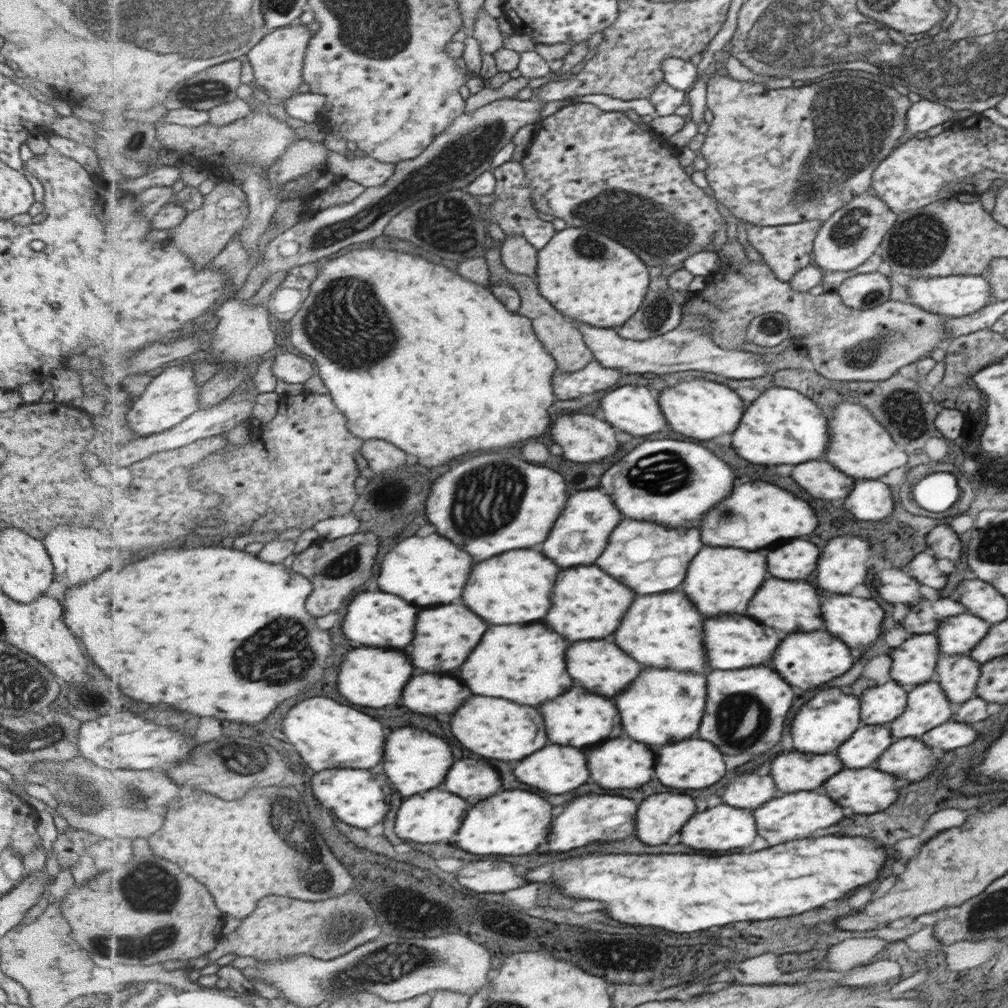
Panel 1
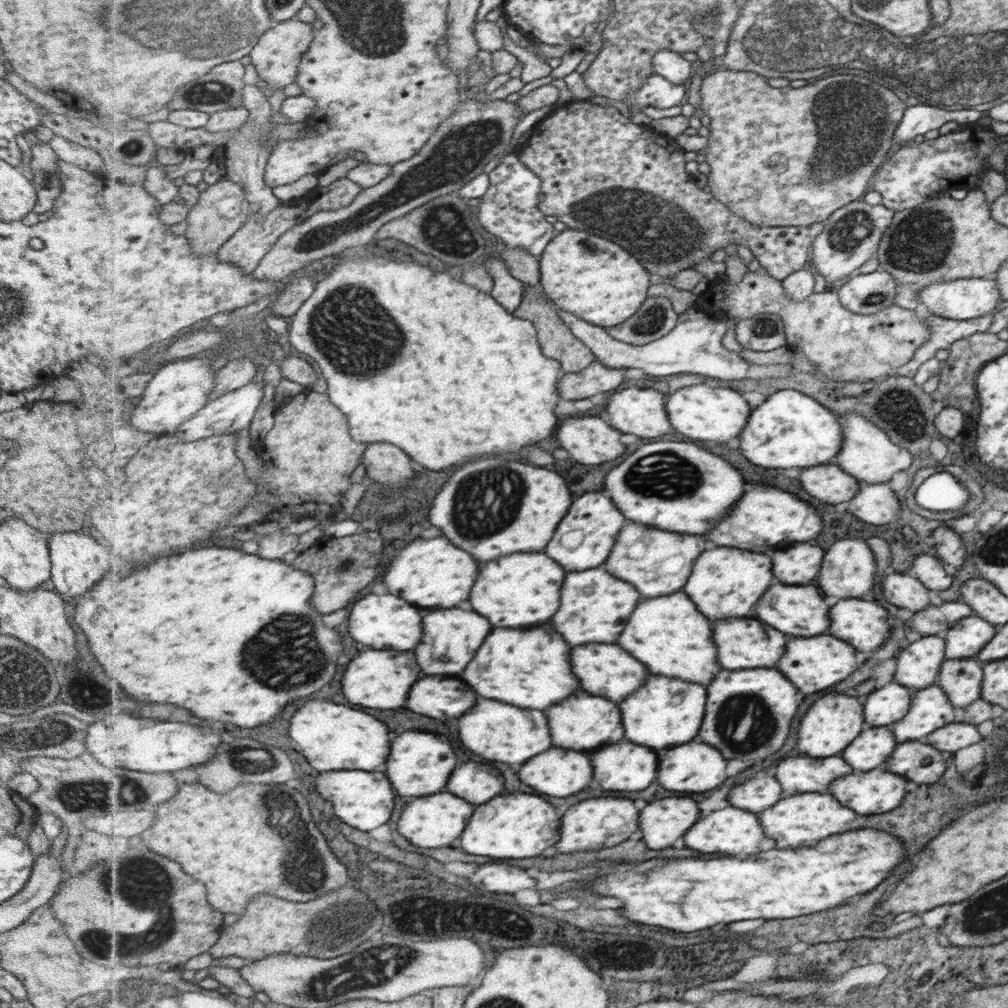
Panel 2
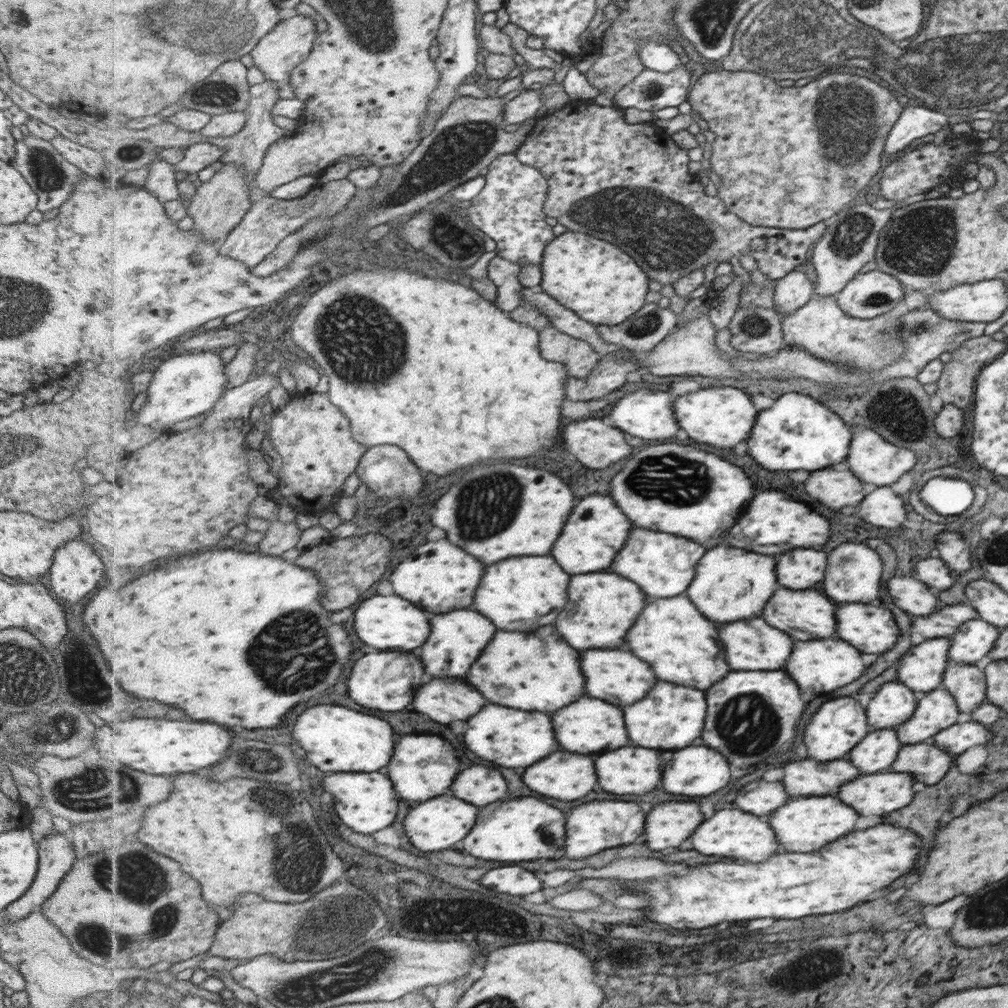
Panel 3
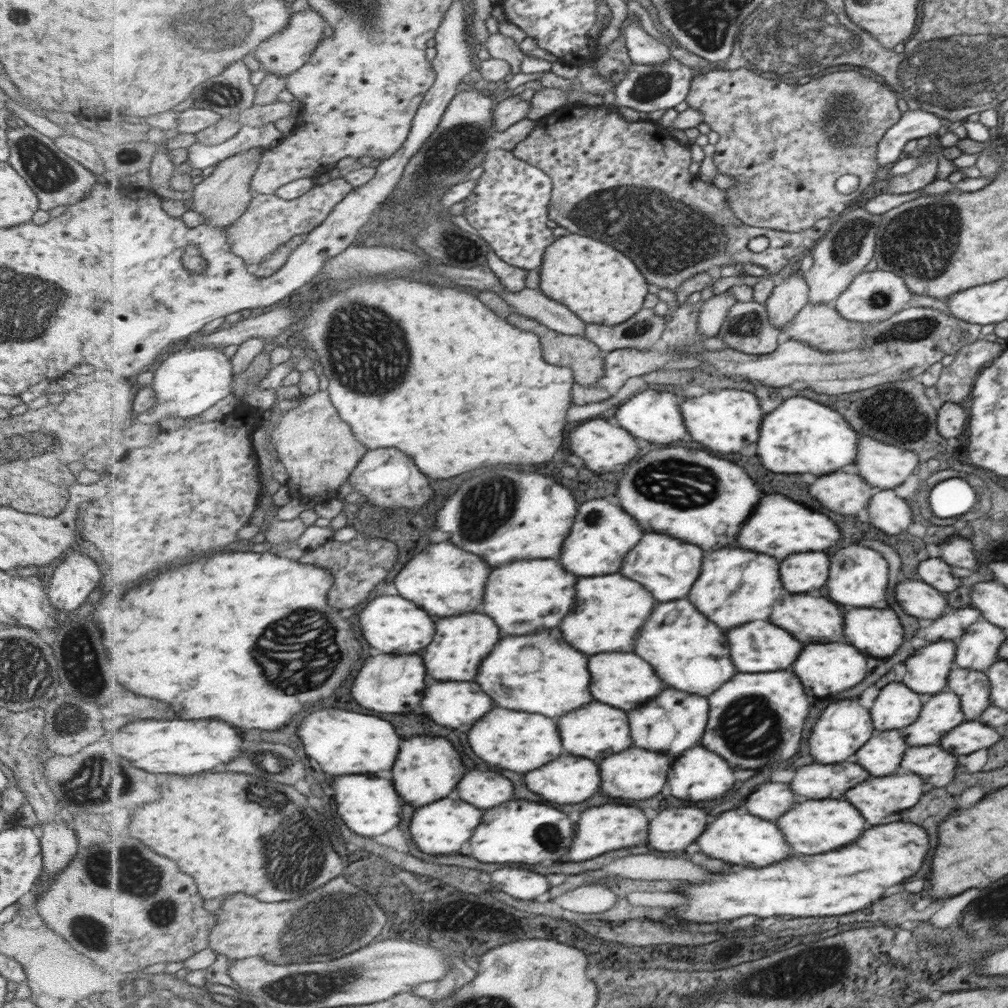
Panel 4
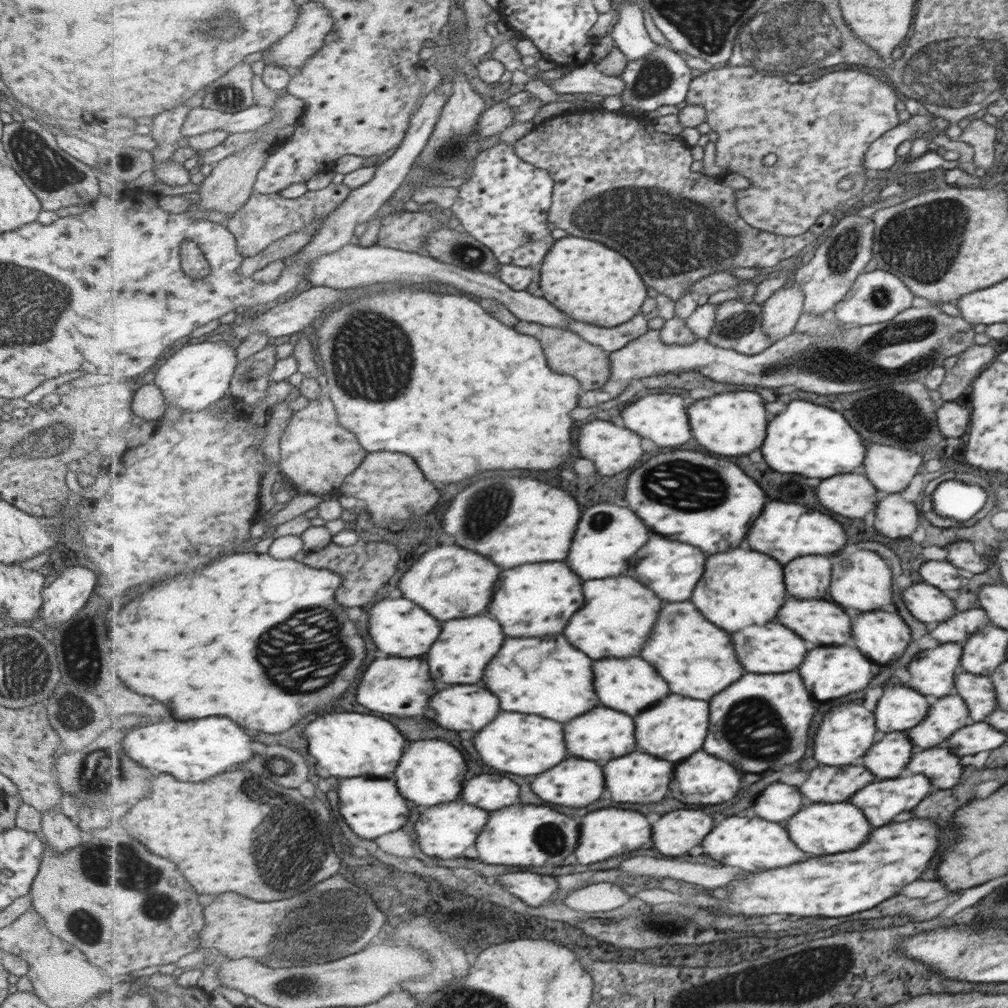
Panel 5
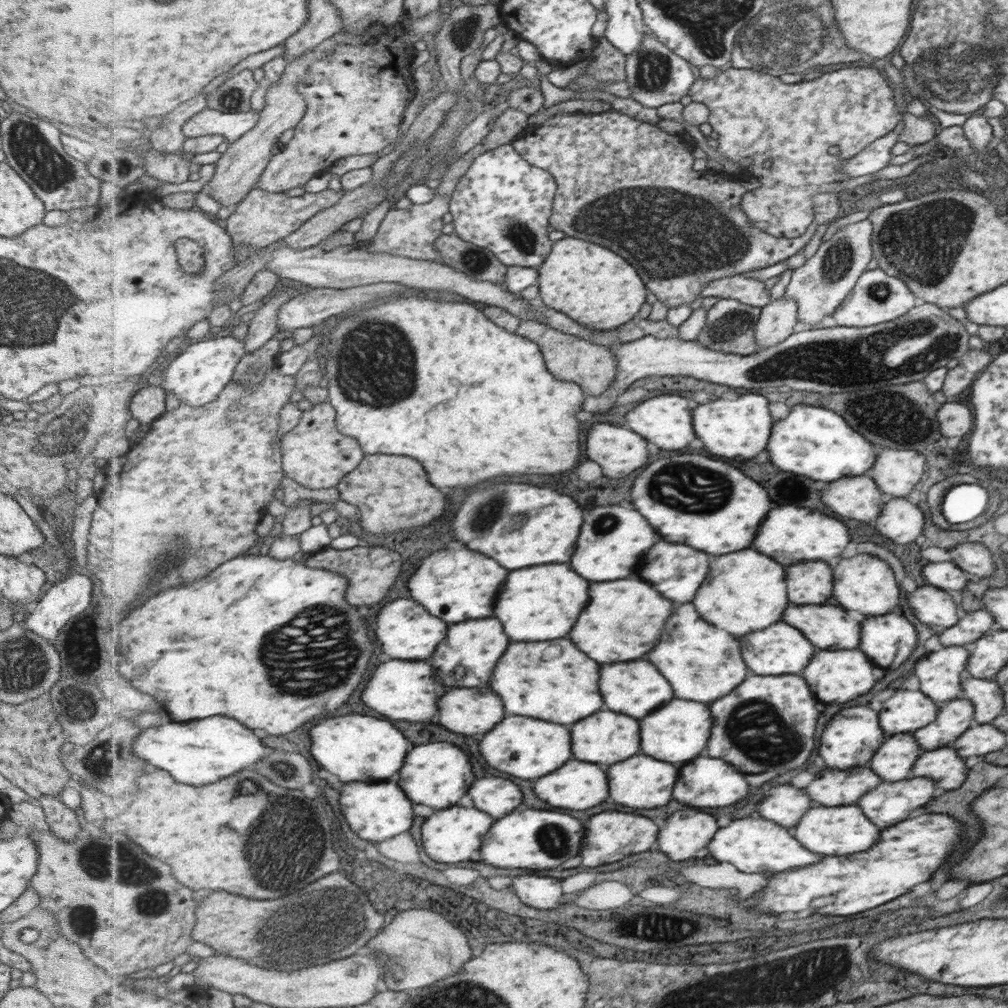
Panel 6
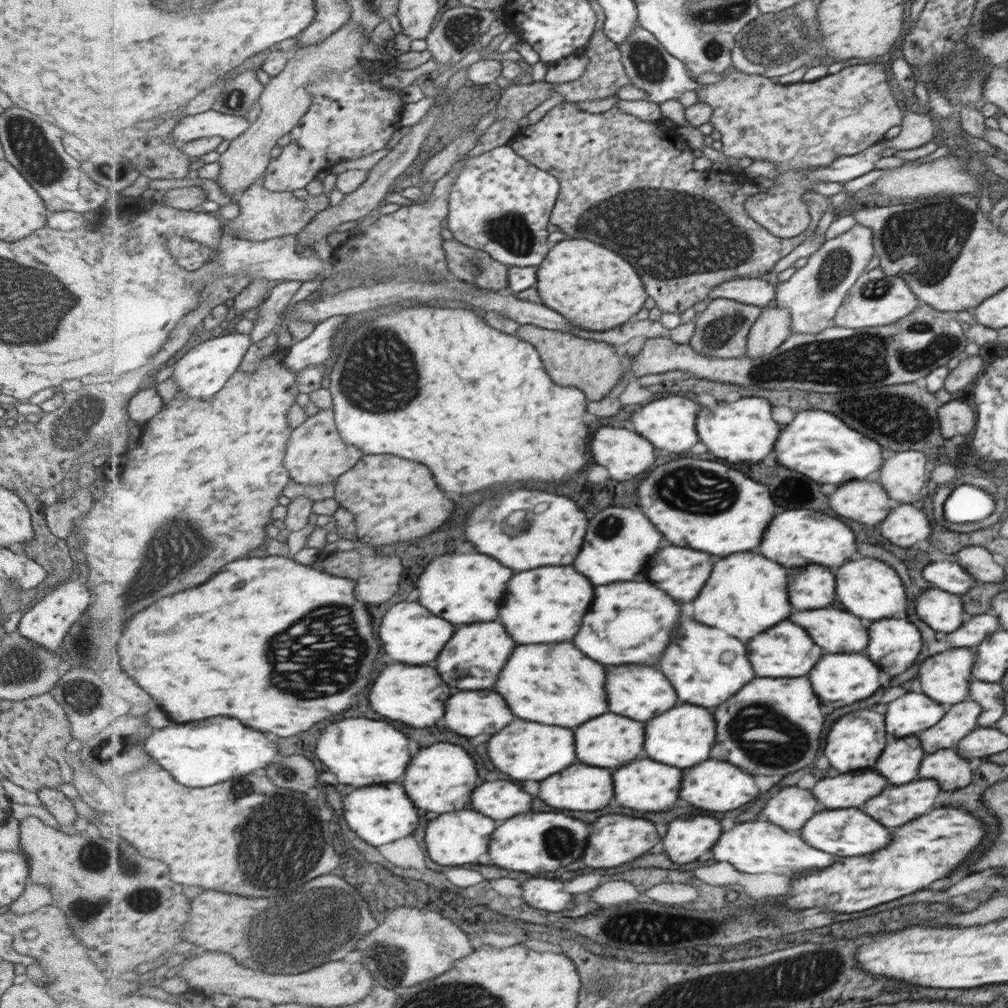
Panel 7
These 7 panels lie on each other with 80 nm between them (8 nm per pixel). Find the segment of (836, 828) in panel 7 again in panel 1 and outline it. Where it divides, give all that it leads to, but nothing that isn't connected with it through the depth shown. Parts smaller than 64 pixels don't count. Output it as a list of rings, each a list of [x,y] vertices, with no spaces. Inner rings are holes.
[[[793,792],[793,794],[785,794],[781,798],[773,798],[771,802],[761,806],[757,810],[753,810],[756,816],[759,834],[765,836],[769,846],[773,844],[783,844],[791,842],[791,840],[799,840],[809,838],[811,834],[815,834],[819,828],[827,828],[831,824],[837,824],[845,814],[843,808],[839,808],[837,804],[833,804],[831,798],[823,796],[823,794],[815,794],[815,792]]]

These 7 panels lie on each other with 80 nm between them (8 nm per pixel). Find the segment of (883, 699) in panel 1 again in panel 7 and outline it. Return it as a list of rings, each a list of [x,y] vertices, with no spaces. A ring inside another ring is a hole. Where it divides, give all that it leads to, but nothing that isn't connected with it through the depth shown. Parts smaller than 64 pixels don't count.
[[[913,691],[887,703],[885,722],[889,722],[889,738],[901,738],[928,729],[941,720],[947,707],[923,693]]]

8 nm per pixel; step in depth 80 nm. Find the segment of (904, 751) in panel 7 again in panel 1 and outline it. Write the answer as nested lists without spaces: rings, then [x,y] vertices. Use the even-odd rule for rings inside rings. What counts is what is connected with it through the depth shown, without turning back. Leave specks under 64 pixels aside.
[[[863,726],[853,738],[849,738],[849,742],[845,742],[845,746],[841,746],[841,750],[837,750],[837,758],[845,762],[845,768],[867,768],[892,743],[887,728]]]

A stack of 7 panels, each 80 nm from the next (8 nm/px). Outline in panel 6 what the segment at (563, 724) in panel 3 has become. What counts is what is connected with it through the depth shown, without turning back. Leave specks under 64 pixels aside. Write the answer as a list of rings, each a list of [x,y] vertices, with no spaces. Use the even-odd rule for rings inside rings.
[[[597,712],[593,718],[585,718],[573,726],[573,754],[583,762],[593,764],[617,764],[629,760],[641,752],[641,724],[627,714],[617,712]]]

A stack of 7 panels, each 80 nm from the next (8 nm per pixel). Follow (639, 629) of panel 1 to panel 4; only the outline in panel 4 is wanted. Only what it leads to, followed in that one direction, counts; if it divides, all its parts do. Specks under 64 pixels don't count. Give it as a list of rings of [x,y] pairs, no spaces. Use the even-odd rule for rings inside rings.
[[[687,598],[677,602],[661,602],[653,610],[635,652],[659,668],[659,674],[667,686],[699,696],[717,692],[737,674],[733,668],[727,634],[715,622],[707,620],[707,616],[701,614]]]

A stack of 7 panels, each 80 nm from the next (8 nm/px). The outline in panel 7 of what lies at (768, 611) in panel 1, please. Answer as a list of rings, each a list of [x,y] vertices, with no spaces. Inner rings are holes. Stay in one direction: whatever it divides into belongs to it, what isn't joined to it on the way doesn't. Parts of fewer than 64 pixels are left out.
[[[805,610],[793,612],[793,618],[789,620],[801,622],[801,626],[813,634],[813,642],[831,654],[863,652],[868,644],[868,629],[865,630],[861,620],[851,613],[841,610]]]

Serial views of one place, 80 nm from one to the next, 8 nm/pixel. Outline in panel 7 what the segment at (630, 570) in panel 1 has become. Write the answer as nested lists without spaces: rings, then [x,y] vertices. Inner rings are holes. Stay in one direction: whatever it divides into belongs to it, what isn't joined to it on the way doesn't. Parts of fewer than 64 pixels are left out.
[[[667,546],[661,550],[661,558],[653,558],[649,580],[667,594],[673,594],[673,598],[693,602],[709,580],[713,564],[715,560],[711,554]]]

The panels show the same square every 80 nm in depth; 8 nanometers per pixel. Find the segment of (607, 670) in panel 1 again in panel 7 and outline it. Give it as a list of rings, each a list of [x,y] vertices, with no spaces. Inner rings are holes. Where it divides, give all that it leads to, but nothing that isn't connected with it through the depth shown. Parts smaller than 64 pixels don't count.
[[[617,666],[609,672],[609,706],[611,712],[647,722],[677,706],[679,698],[673,684],[659,668],[651,666]]]

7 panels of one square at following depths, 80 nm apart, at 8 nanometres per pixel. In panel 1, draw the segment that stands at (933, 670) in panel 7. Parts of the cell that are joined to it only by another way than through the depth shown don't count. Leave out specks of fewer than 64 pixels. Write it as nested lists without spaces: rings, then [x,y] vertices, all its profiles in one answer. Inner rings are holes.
[[[917,634],[891,650],[889,676],[904,688],[924,684],[937,664],[937,637],[935,634]]]

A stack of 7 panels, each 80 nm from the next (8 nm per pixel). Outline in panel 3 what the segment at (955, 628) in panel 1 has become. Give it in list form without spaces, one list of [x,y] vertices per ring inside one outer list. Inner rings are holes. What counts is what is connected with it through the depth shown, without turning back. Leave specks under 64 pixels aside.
[[[968,620],[959,626],[955,634],[949,636],[949,660],[953,660],[953,663],[975,665],[983,656],[989,656],[998,636],[995,626],[983,620]]]

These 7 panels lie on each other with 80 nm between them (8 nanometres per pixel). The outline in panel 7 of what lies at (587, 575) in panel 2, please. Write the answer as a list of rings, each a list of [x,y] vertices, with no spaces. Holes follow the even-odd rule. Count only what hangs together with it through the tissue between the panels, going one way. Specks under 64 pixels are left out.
[[[617,582],[613,586],[597,586],[593,614],[585,618],[585,626],[581,626],[581,634],[577,634],[575,644],[581,646],[581,652],[601,664],[653,666],[671,644],[671,634],[679,626],[681,614],[681,604],[651,582]]]

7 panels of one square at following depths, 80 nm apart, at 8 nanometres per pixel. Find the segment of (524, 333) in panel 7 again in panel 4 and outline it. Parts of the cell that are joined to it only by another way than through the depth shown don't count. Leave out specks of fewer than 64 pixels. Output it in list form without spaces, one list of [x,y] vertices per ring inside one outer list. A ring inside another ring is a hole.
[[[512,310],[507,318],[513,326],[522,328],[523,330],[533,331],[535,334],[540,335],[540,341],[544,350],[545,360],[557,366],[567,366],[573,370],[576,382],[583,384],[583,386],[591,386],[601,380],[605,374],[606,354],[600,350],[594,342],[591,342],[586,337],[581,335],[566,335],[555,330],[551,330],[545,323],[539,322],[534,318],[529,318],[520,312]]]

